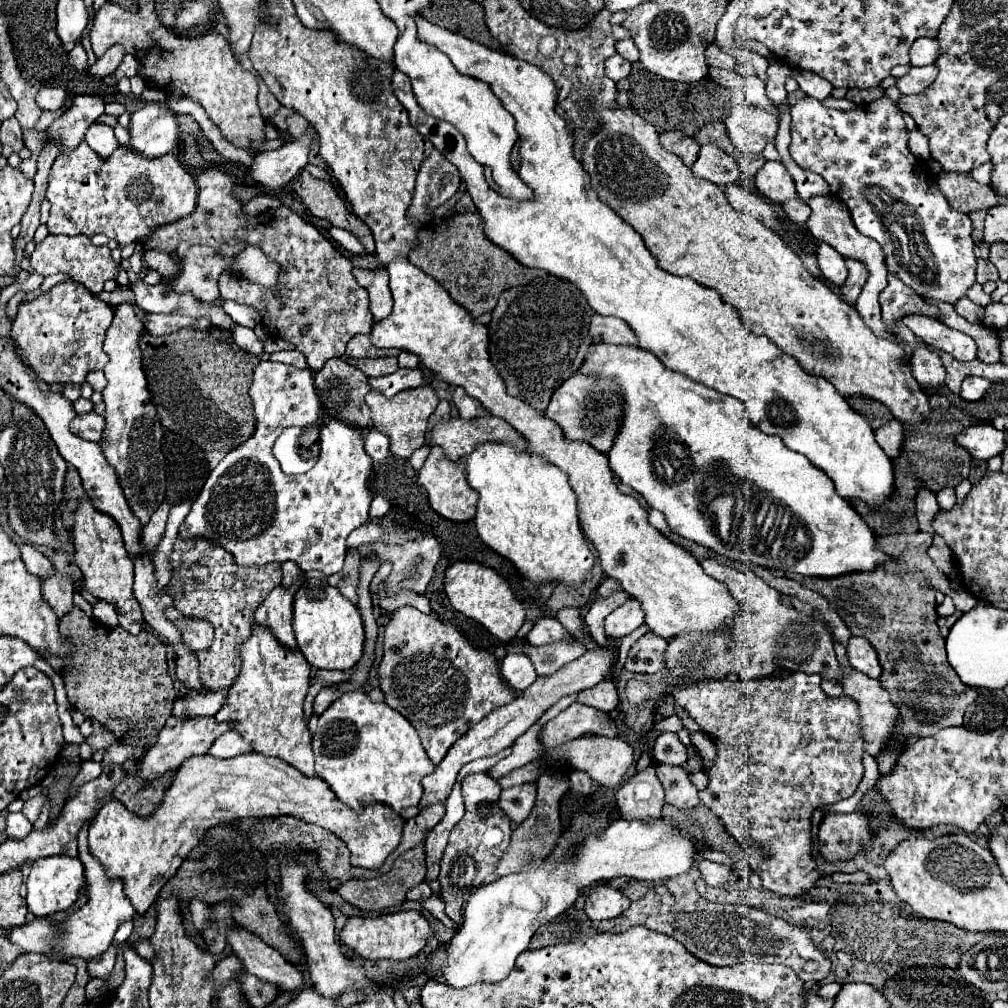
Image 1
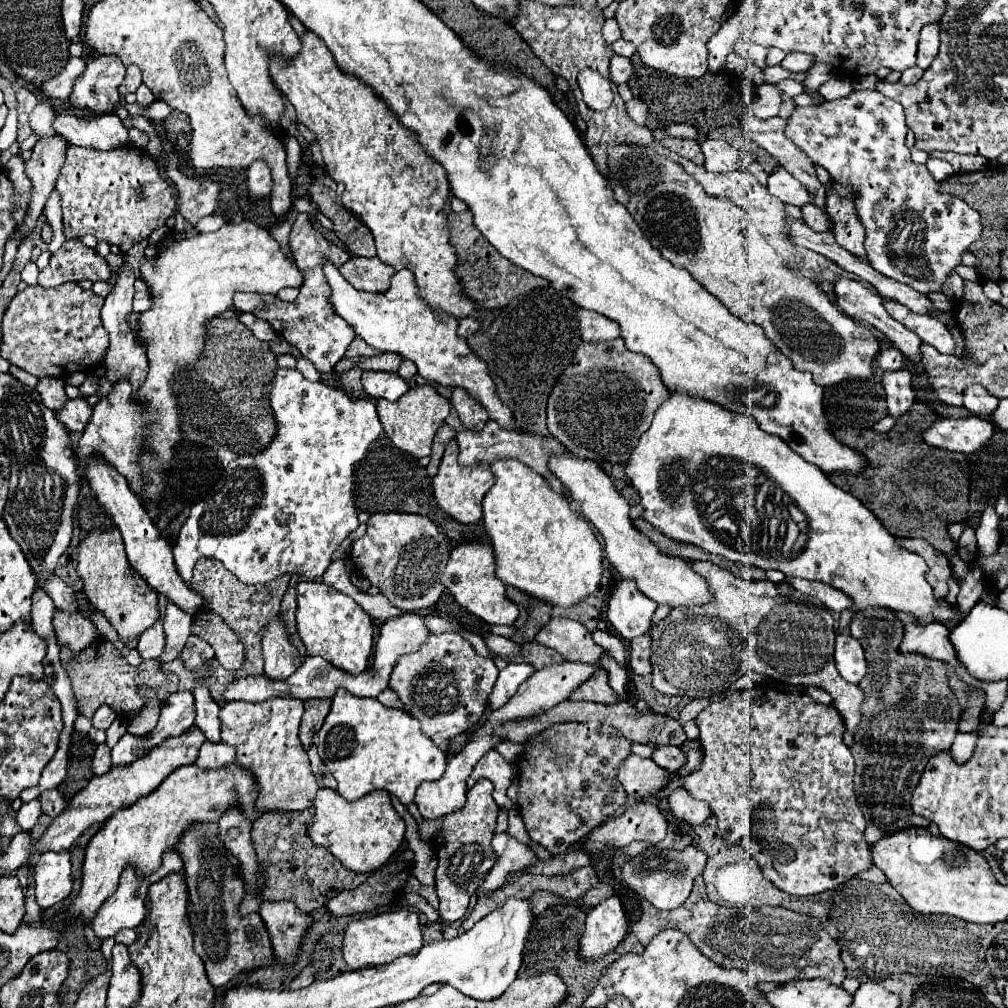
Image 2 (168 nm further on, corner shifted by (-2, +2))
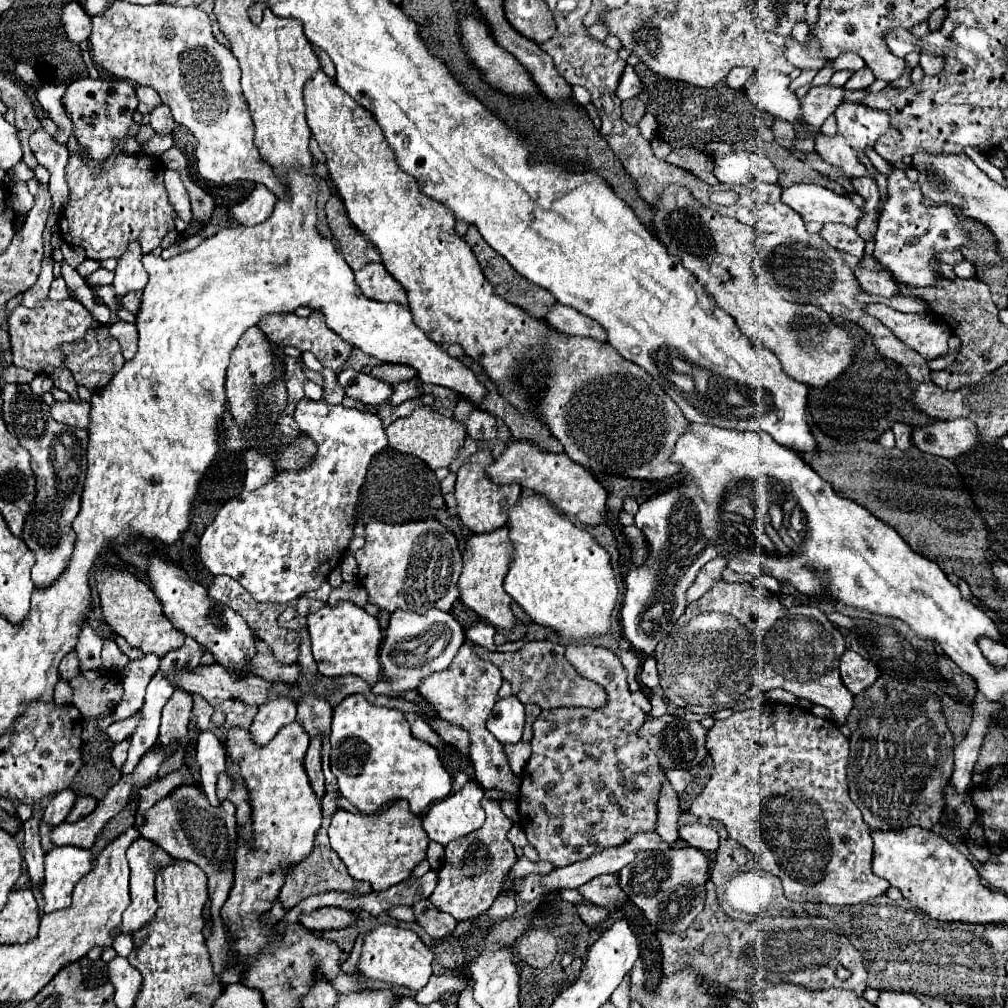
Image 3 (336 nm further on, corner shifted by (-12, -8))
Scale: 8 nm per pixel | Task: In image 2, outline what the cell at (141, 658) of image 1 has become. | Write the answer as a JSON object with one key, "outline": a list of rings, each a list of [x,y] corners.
{"outline":[[[98,640],[98,644],[92,644],[86,648],[86,652],[78,652],[78,656],[72,656],[72,652],[66,652],[66,648],[60,648],[60,662],[70,676],[72,682],[72,692],[78,702],[78,714],[92,718],[98,706],[108,704],[124,722],[128,718],[134,718],[136,712],[144,706],[144,700],[138,694],[138,688],[150,686],[156,690],[158,698],[166,700],[178,686],[178,676],[164,672],[158,668],[152,660],[144,660],[140,668],[134,668],[126,662],[126,658],[116,650],[116,646],[108,640]]]}

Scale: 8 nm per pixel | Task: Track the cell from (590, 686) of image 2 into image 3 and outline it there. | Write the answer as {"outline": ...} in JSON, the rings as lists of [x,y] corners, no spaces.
{"outline":[[[526,642],[518,652],[510,654],[500,654],[500,652],[488,652],[480,648],[478,644],[474,646],[476,654],[480,658],[494,662],[494,666],[500,668],[504,680],[512,684],[512,692],[516,692],[518,700],[522,704],[538,704],[542,710],[550,708],[560,708],[560,706],[582,706],[582,708],[602,708],[608,702],[606,690],[580,676],[574,666],[566,660],[564,656],[564,646],[556,642]]]}

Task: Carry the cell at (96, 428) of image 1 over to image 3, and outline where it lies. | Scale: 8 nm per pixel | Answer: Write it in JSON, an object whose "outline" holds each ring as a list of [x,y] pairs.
{"outline":[[[56,402],[52,406],[52,418],[76,428],[88,428],[90,404],[88,402]]]}

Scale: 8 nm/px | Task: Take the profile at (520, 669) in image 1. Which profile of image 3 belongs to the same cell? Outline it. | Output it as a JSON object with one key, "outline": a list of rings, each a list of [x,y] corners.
{"outline":[[[510,694],[508,698],[498,700],[492,708],[492,714],[486,726],[498,742],[516,744],[522,738],[524,704],[516,698],[516,694]]]}

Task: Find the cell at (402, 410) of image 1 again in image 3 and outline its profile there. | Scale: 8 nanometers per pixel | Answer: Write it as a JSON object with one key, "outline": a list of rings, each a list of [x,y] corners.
{"outline":[[[420,406],[416,408],[410,416],[406,418],[396,418],[388,428],[386,428],[386,436],[388,442],[394,450],[404,452],[404,454],[412,454],[418,456],[420,460],[424,460],[432,470],[436,468],[448,468],[450,462],[456,458],[456,452],[460,448],[460,444],[464,442],[466,430],[464,424],[456,418],[446,418],[442,414],[438,414],[432,406]]]}

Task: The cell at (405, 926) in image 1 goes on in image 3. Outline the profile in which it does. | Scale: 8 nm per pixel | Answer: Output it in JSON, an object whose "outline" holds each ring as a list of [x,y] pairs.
{"outline":[[[380,924],[366,934],[358,968],[366,978],[384,980],[388,984],[406,986],[408,990],[418,992],[428,984],[428,978],[432,976],[432,952],[424,946],[424,942],[414,930]]]}

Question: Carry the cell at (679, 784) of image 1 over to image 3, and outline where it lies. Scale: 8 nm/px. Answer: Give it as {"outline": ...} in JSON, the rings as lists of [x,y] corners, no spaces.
{"outline":[[[684,824],[680,826],[680,838],[698,850],[706,850],[706,852],[716,852],[718,848],[718,834],[710,824]]]}

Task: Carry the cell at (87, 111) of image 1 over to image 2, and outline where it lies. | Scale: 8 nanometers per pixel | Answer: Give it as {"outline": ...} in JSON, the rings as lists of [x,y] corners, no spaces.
{"outline":[[[52,136],[50,140],[42,140],[42,144],[34,146],[32,158],[26,162],[26,176],[32,182],[32,198],[26,218],[22,220],[22,224],[16,226],[20,238],[26,238],[34,230],[36,220],[46,204],[46,198],[54,190],[56,178],[64,164],[64,154],[66,140],[62,140],[62,136]]]}

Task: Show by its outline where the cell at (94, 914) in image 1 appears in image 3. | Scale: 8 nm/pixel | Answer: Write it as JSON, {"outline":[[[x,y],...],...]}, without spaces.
{"outline":[[[144,838],[136,840],[128,848],[126,856],[128,856],[128,862],[130,862],[130,896],[132,896],[132,902],[122,914],[122,934],[134,934],[136,928],[146,926],[154,918],[154,912],[156,912],[154,880],[156,880],[156,874],[160,872],[160,868],[170,866],[174,862],[174,858],[168,852],[164,852],[160,846],[156,846],[154,842],[148,842]]]}

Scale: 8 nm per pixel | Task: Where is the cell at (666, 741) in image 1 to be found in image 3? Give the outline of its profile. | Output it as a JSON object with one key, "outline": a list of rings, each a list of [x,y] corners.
{"outline":[[[666,770],[666,776],[668,776],[672,788],[674,788],[678,794],[680,794],[680,792],[690,784],[690,780],[692,780],[688,770]]]}

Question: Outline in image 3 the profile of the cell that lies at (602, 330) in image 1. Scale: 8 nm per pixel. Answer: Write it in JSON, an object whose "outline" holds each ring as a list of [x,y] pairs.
{"outline":[[[554,304],[548,314],[546,314],[546,320],[556,326],[558,332],[564,332],[564,334],[570,334],[570,336],[582,336],[582,338],[594,338],[598,342],[606,342],[606,334],[604,334],[604,328],[594,322],[592,318],[580,314],[578,310],[570,308],[570,306],[564,306],[564,304]]]}

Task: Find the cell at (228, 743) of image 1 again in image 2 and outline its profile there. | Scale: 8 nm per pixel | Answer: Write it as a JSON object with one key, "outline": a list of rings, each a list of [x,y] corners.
{"outline":[[[204,740],[204,744],[198,750],[196,766],[200,766],[200,768],[222,768],[222,766],[234,762],[234,758],[236,758],[234,746],[230,746],[226,742],[214,744],[214,742]]]}

